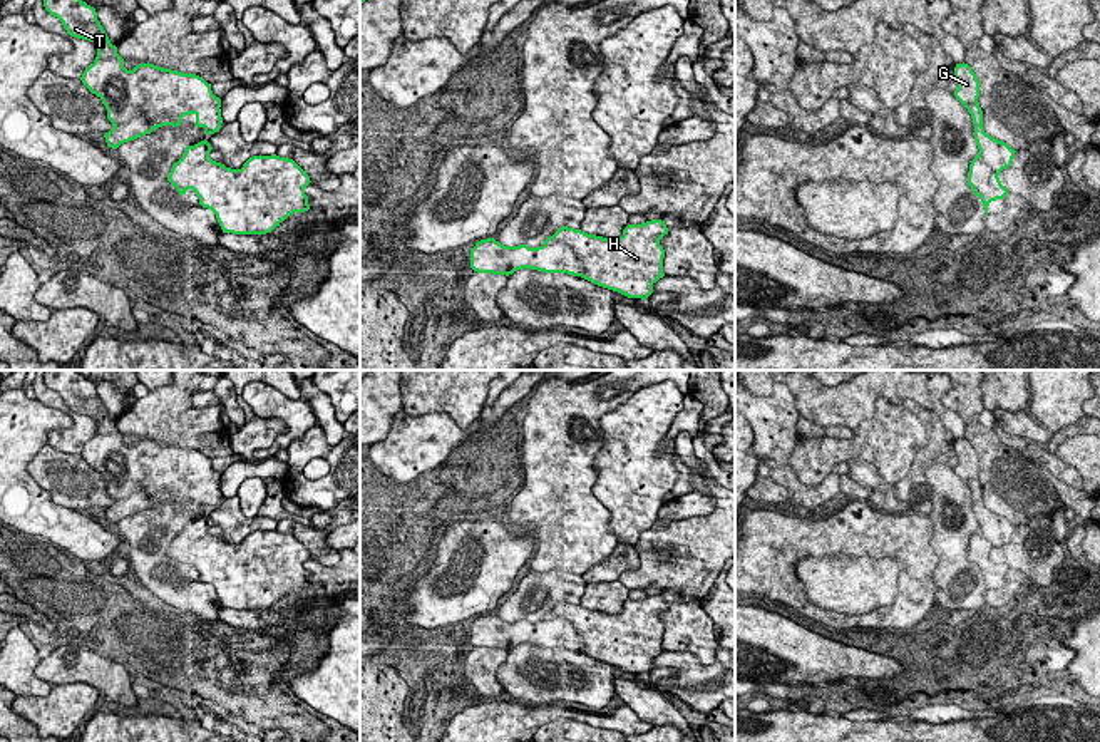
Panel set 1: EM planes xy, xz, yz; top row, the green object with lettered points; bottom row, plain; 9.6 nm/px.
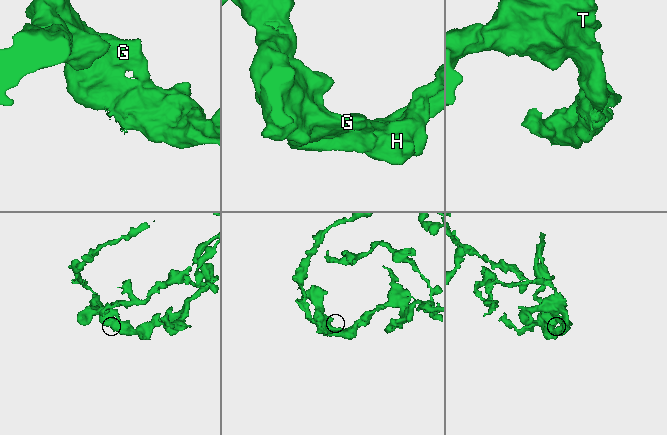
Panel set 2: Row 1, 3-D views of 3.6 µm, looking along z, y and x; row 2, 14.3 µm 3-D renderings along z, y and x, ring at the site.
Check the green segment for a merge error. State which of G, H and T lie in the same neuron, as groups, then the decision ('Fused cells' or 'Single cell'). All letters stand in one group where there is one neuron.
Groups: G T / H. Fused cells

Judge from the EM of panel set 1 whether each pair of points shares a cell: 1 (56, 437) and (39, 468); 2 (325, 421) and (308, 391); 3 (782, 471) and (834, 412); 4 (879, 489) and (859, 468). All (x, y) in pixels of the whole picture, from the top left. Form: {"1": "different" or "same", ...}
{"1": "different", "2": "same", "3": "different", "4": "same"}

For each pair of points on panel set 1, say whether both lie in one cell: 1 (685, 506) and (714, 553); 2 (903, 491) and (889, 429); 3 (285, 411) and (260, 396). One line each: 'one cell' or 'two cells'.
1: two cells
2: two cells
3: one cell

